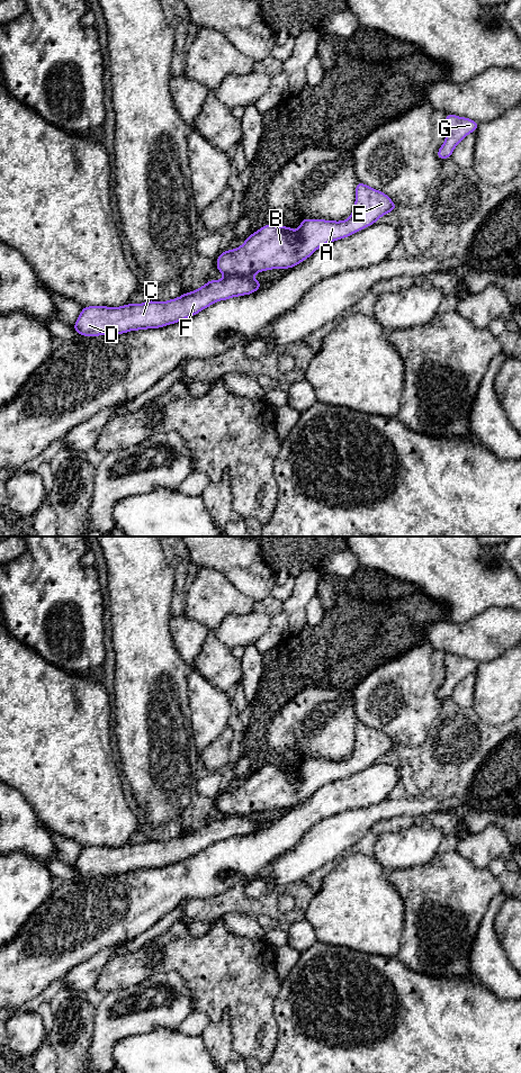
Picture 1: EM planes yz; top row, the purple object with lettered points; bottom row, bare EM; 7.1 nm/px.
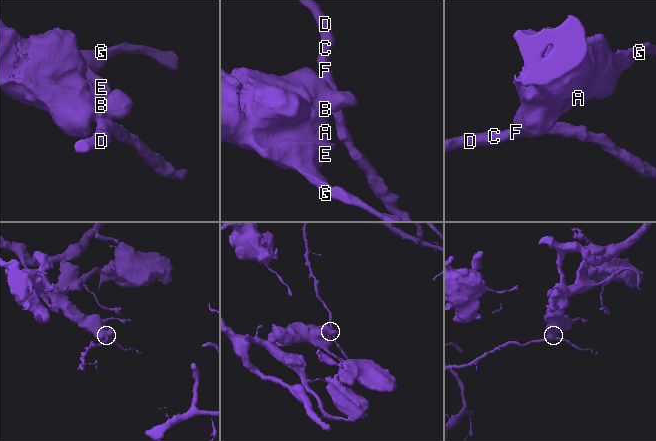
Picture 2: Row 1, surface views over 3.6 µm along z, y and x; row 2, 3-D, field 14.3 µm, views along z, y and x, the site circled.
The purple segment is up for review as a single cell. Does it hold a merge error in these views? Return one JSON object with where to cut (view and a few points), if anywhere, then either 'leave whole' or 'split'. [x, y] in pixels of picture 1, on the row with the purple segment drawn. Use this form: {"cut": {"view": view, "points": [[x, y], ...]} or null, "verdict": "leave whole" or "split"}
{"cut": {"view": "yz", "points": [[225, 274], [249, 277]]}, "verdict": "split"}

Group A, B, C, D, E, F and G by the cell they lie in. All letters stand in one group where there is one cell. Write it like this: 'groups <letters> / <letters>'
groups A B E G / C D F

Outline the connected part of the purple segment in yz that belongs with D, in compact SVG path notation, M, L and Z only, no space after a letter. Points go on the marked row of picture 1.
M225 276L221 280L210 279L197 290L164 303L150 299L143 304L127 304L119 307L82 307L77 323L71 327L81 336L160 328L192 317L217 301L251 295L262 285L263 282L246 276Z

